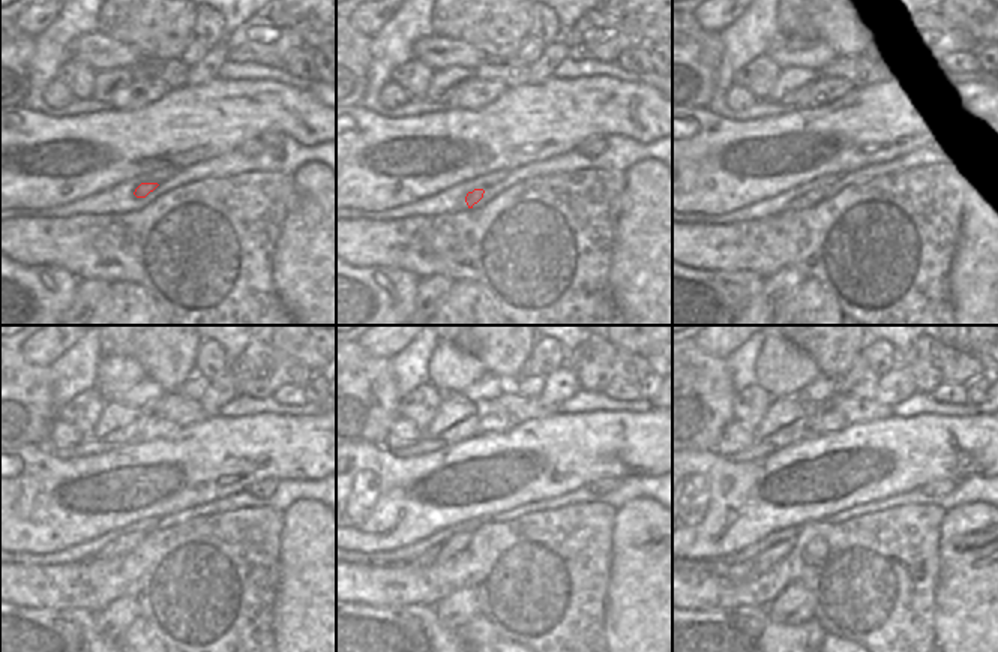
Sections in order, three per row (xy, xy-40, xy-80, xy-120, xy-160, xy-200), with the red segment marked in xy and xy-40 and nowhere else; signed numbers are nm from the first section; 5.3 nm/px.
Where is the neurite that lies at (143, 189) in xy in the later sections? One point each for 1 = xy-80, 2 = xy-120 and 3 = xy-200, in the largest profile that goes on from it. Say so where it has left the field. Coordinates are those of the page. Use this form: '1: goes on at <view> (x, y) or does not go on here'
1: goes on at xy-80 (805, 201)
2: goes on at xy-120 (126, 541)
3: goes on at xy-200 (763, 562)

